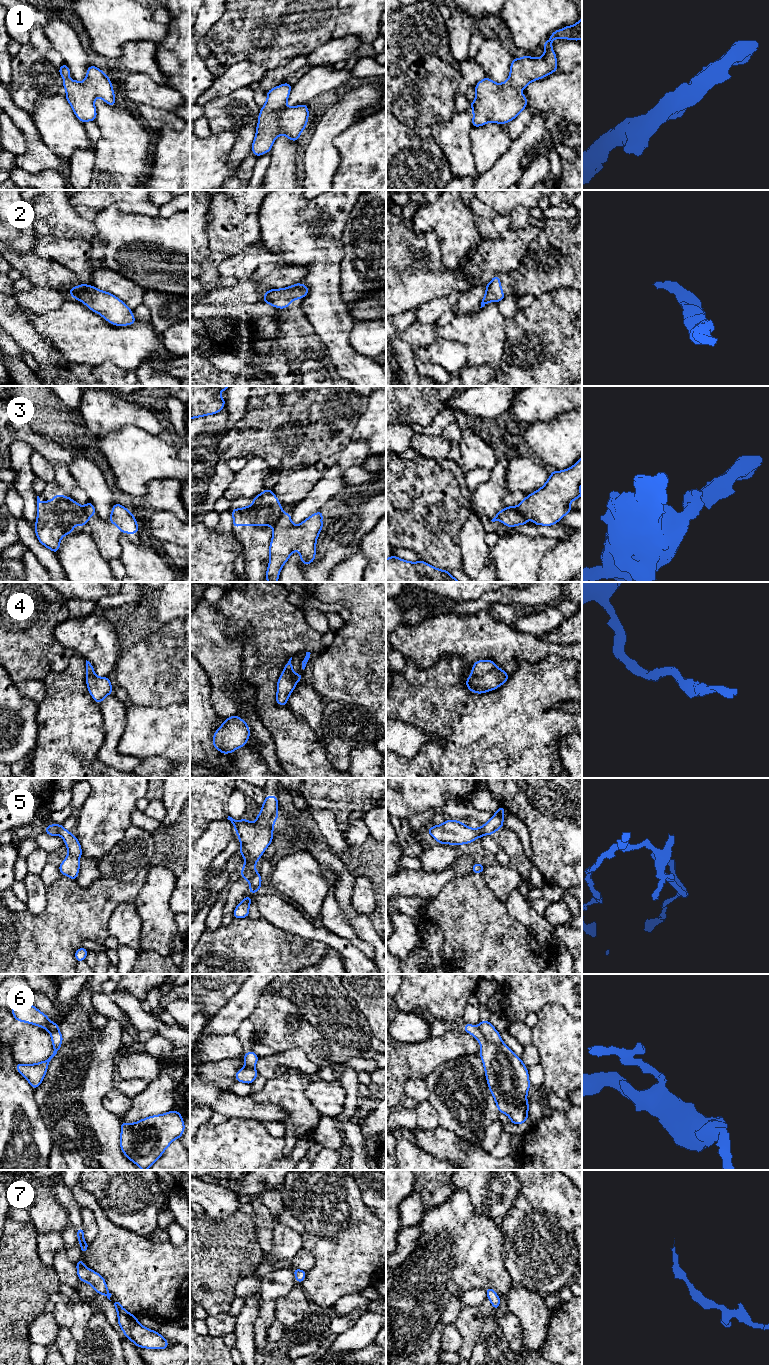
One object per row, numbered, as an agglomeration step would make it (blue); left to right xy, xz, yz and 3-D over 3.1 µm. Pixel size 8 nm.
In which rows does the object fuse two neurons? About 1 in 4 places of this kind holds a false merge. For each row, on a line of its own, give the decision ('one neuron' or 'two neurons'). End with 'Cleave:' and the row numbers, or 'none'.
1: one neuron
2: one neuron
3: two neurons
4: one neuron
5: two neurons
6: two neurons
7: one neuron
Cleave: 3, 5, 6

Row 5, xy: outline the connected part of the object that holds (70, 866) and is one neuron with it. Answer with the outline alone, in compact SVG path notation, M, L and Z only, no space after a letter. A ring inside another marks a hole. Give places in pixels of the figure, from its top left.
M58 824L59 835L64 839L65 845L67 846L68 855L63 862L58 866L61 875L70 877L76 881L79 873L80 861L79 858L82 856L82 849L79 841L75 835L67 831L62 824Z

